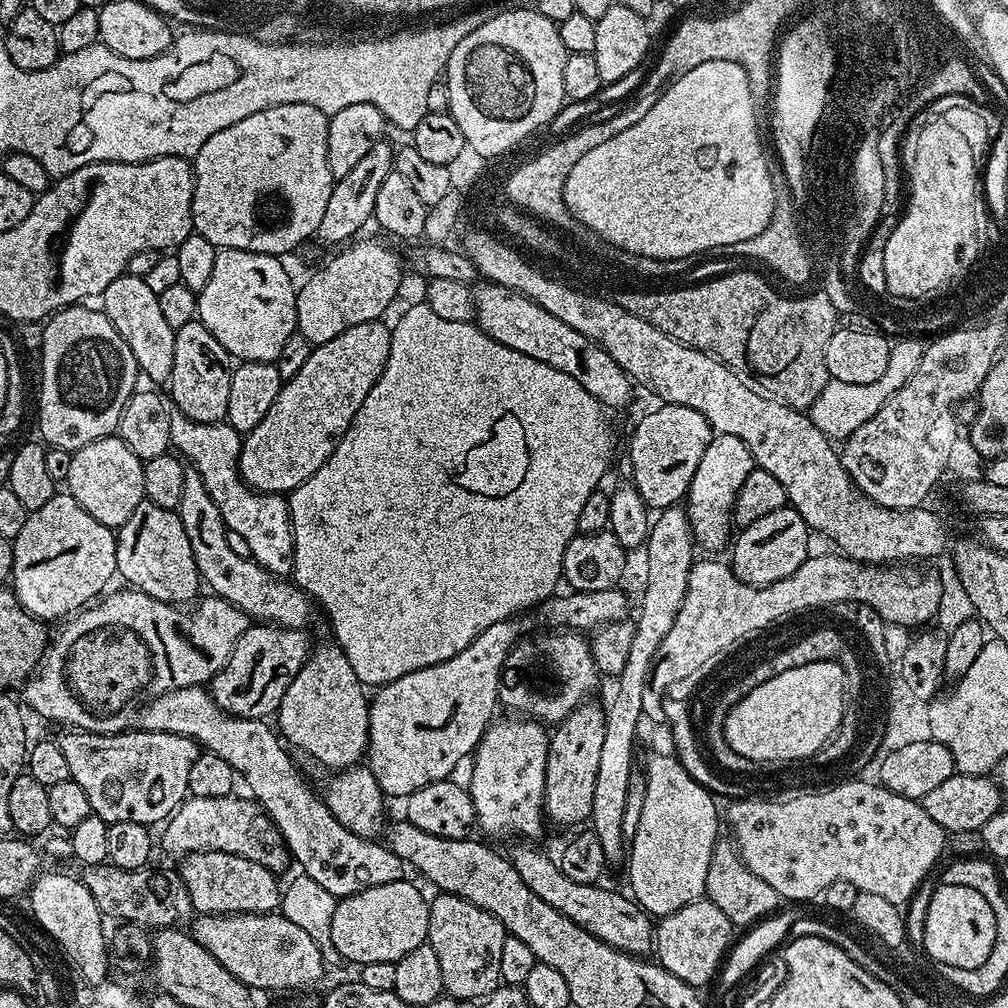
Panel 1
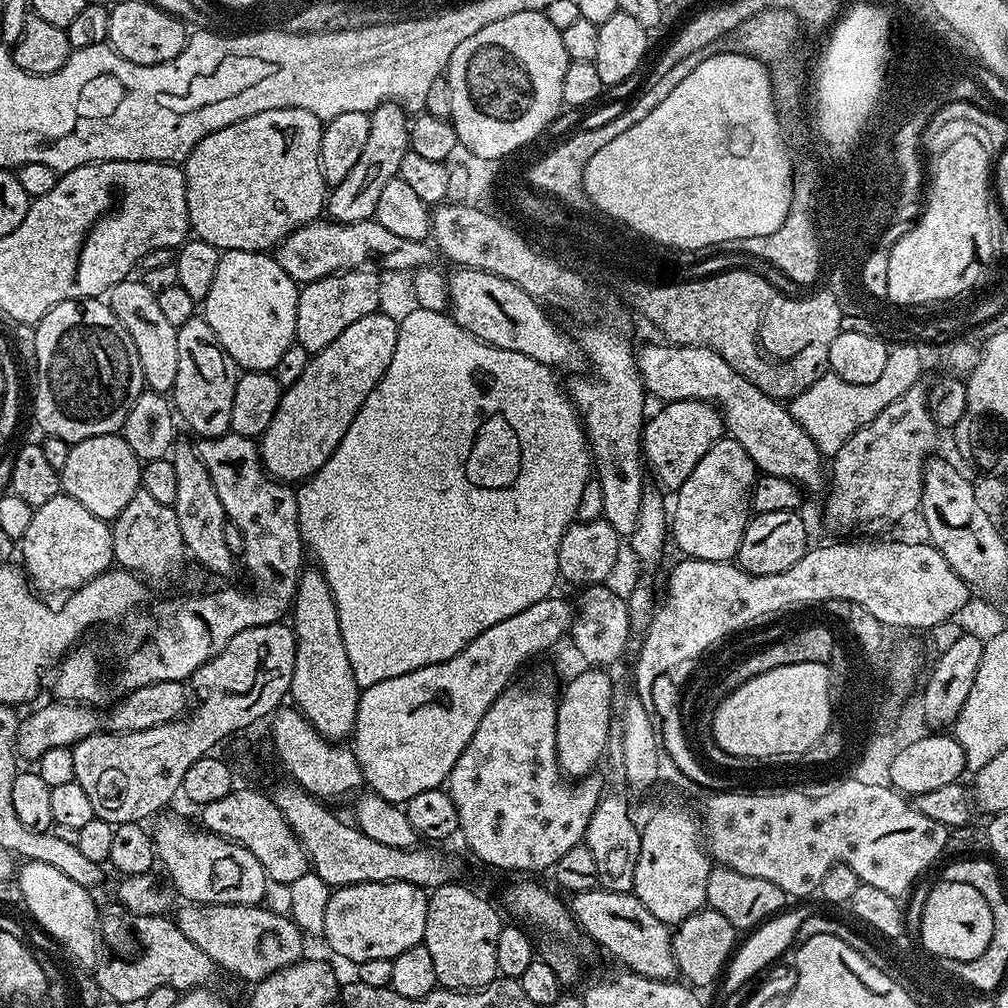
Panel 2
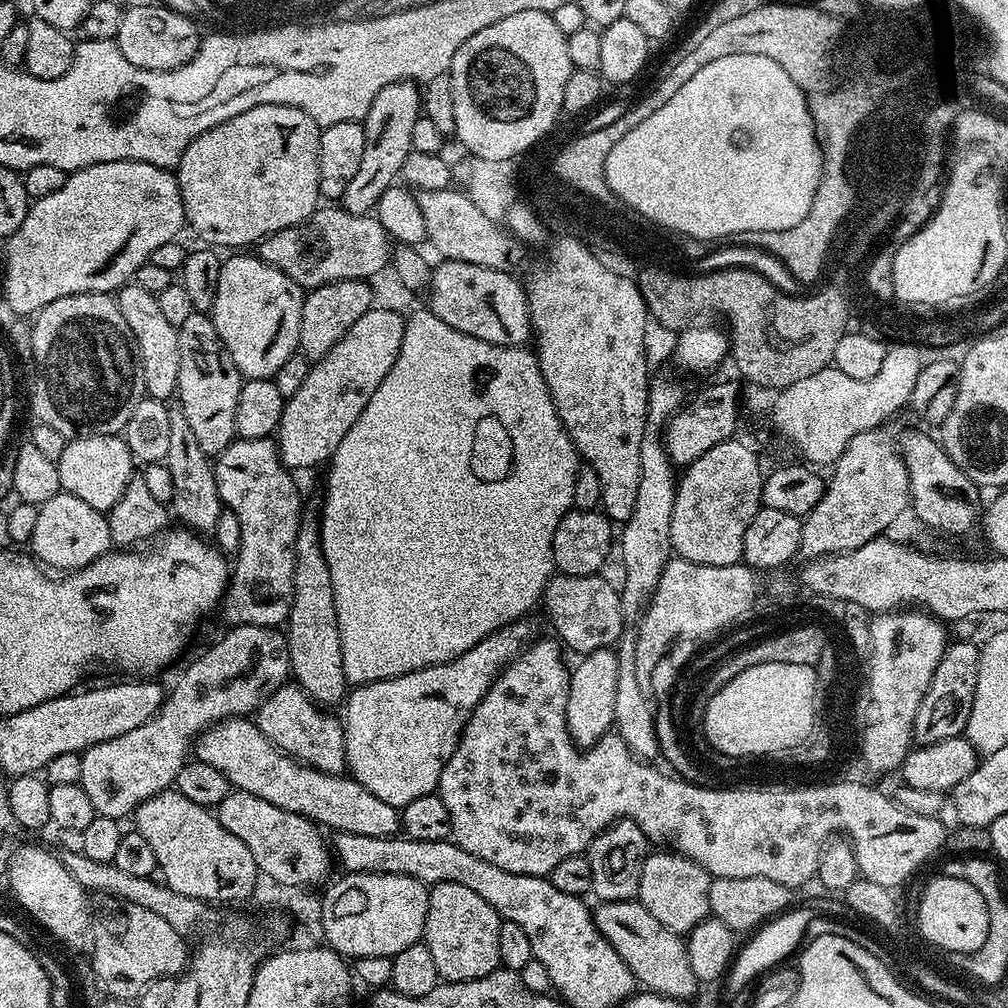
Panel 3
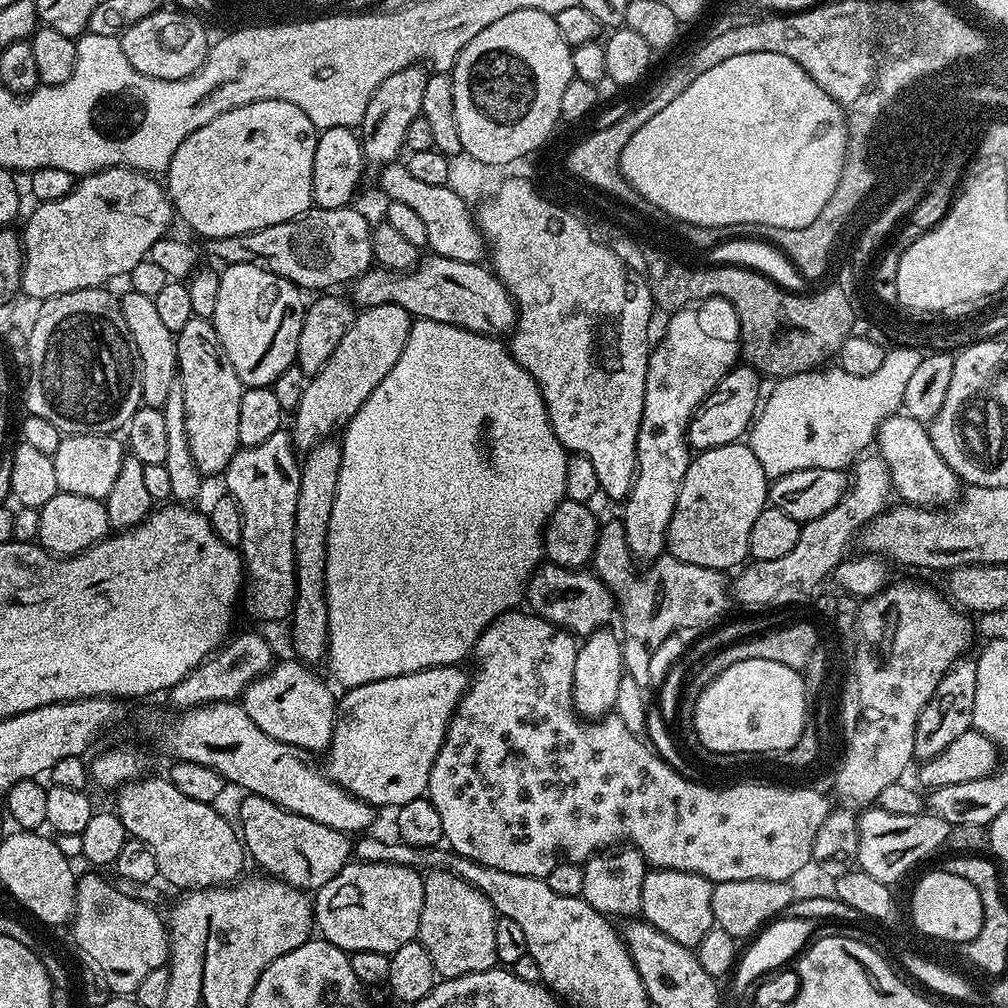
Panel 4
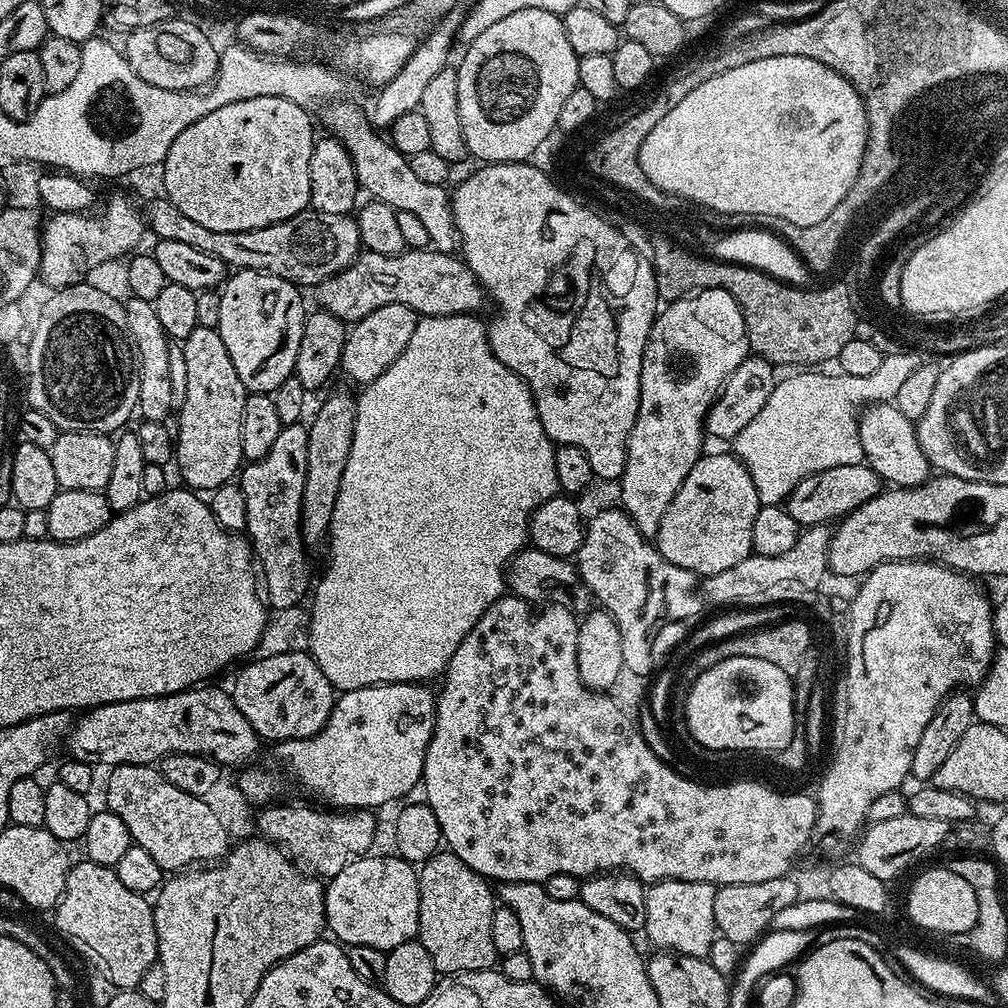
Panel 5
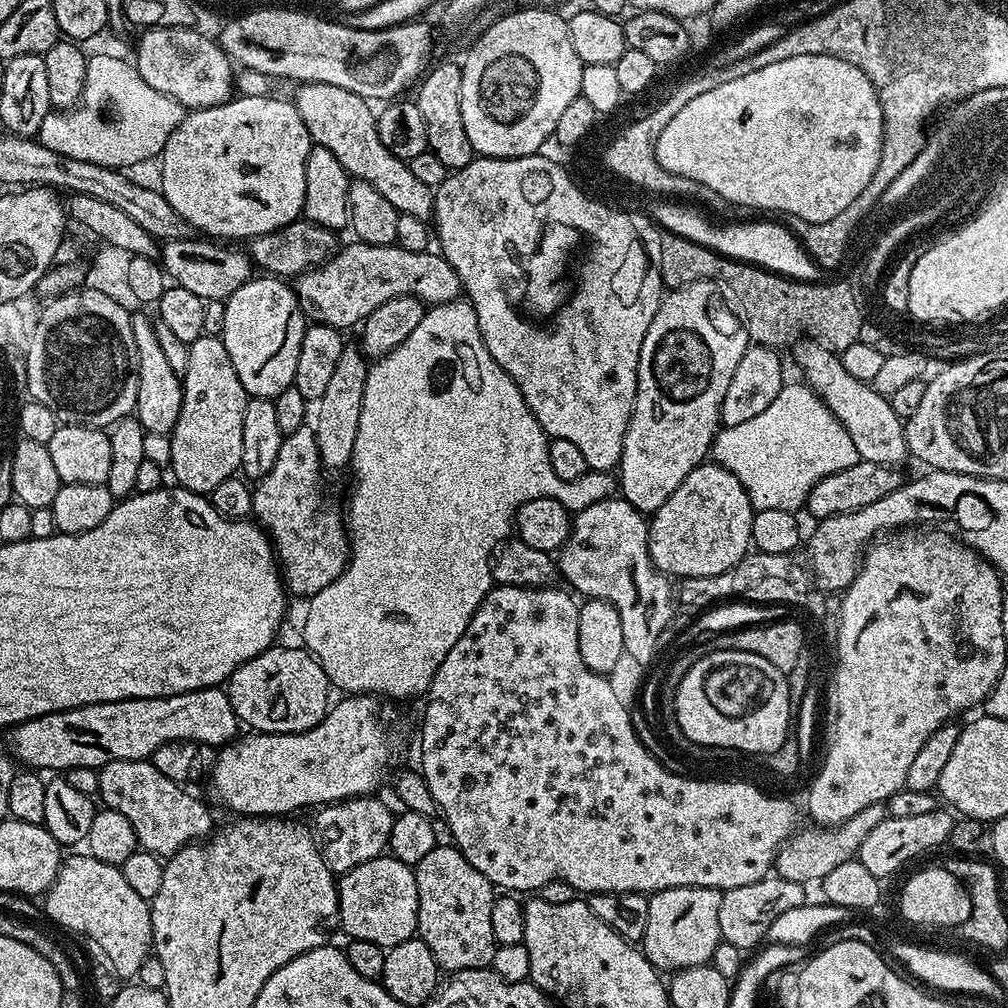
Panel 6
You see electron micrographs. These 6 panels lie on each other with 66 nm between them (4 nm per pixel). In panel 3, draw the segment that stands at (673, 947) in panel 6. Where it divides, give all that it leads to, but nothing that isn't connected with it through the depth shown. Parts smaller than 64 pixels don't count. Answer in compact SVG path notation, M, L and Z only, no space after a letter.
M664 850L649 851L648 857L644 859L638 899L642 906L646 906L646 910L650 910L650 914L654 914L654 918L658 918L658 922L662 922L662 926L687 934L694 926L709 919L713 877L702 866L698 866L698 862L681 856L675 850L660 851Z

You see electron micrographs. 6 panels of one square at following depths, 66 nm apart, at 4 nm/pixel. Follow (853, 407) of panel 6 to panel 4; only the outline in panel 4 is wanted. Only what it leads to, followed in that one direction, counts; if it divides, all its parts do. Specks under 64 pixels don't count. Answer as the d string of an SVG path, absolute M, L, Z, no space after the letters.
M905 414L888 416L876 431L875 451L886 462L888 472L892 475L892 487L895 495L905 504L915 504L917 508L934 508L947 506L959 497L962 482L942 462L942 454L934 450L926 424L916 421Z

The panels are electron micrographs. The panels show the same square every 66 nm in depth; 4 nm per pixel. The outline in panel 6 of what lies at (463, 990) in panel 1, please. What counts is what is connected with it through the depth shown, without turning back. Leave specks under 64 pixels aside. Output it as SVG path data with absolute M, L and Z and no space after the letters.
M437 846L414 866L418 886L418 939L430 946L434 962L445 973L486 968L497 950L494 929L490 926L490 910L494 886L455 846Z

